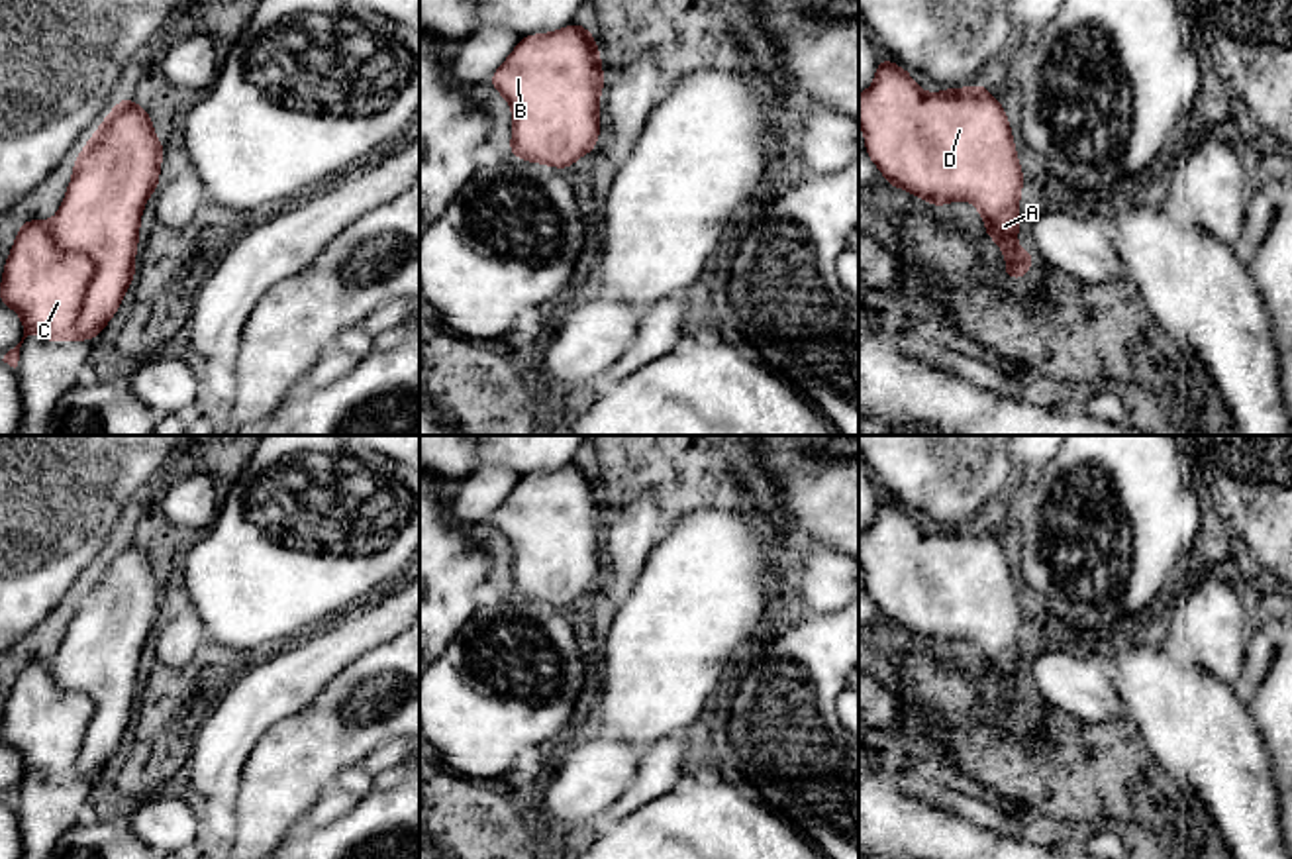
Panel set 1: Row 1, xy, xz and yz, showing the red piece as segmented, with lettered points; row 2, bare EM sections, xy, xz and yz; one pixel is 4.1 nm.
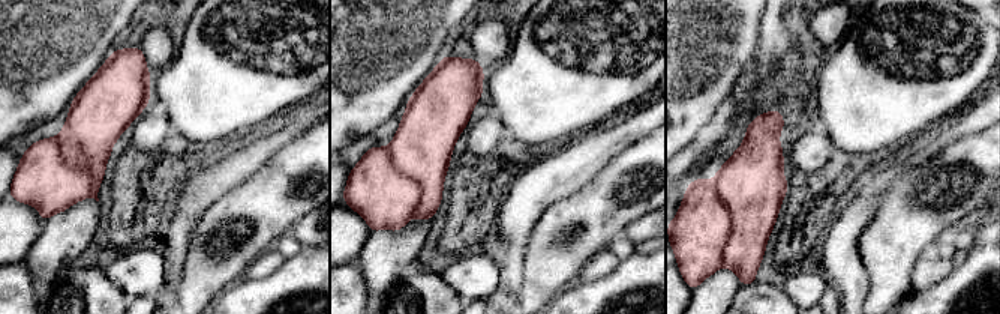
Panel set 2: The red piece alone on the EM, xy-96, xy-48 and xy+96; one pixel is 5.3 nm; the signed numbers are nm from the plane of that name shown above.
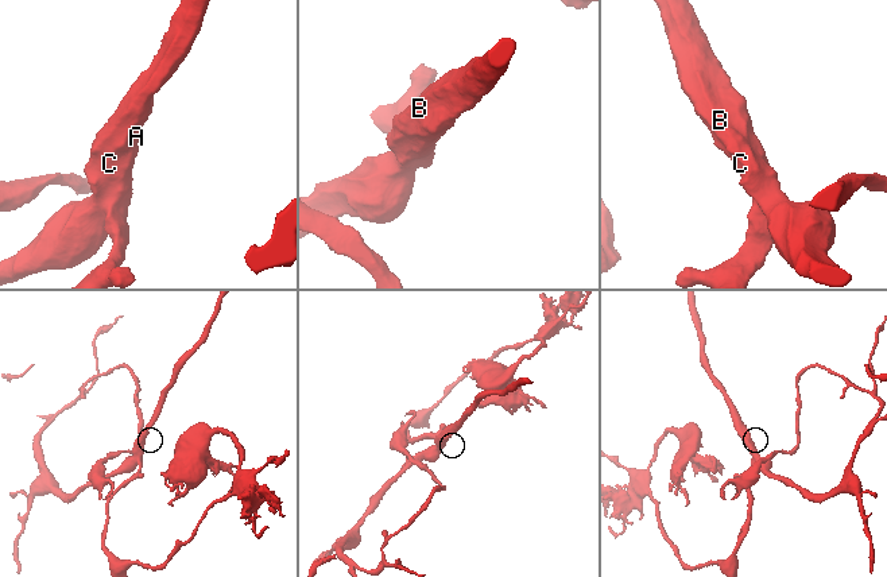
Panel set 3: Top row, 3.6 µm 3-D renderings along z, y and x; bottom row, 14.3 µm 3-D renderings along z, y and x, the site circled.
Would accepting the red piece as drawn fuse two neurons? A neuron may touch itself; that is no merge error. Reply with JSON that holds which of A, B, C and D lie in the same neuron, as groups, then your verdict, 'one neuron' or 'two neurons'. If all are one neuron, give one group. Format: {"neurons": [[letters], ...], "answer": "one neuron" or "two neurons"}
{"neurons": [["A", "B", "C", "D"]], "answer": "one neuron"}

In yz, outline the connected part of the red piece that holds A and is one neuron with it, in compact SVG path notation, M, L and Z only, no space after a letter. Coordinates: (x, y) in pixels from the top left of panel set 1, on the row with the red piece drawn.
M880 59L872 86L859 94L859 126L867 153L890 186L921 196L931 206L969 200L984 218L986 229L1008 259L1006 277L1019 280L1033 265L1033 255L1019 249L1021 167L1002 104L982 84L923 92L908 71Z

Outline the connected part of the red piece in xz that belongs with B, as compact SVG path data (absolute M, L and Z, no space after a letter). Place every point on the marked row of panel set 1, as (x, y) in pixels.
M576 22L553 33L527 35L492 75L490 84L510 102L510 155L523 161L569 169L578 157L594 151L600 133L604 75L600 49L592 31Z

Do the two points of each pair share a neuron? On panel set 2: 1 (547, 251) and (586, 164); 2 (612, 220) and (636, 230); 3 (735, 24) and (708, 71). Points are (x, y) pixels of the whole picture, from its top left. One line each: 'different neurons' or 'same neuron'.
1: different neurons
2: different neurons
3: same neuron

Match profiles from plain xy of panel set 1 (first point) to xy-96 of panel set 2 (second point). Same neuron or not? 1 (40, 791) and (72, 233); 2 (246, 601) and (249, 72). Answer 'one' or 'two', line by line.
1: one
2: one

